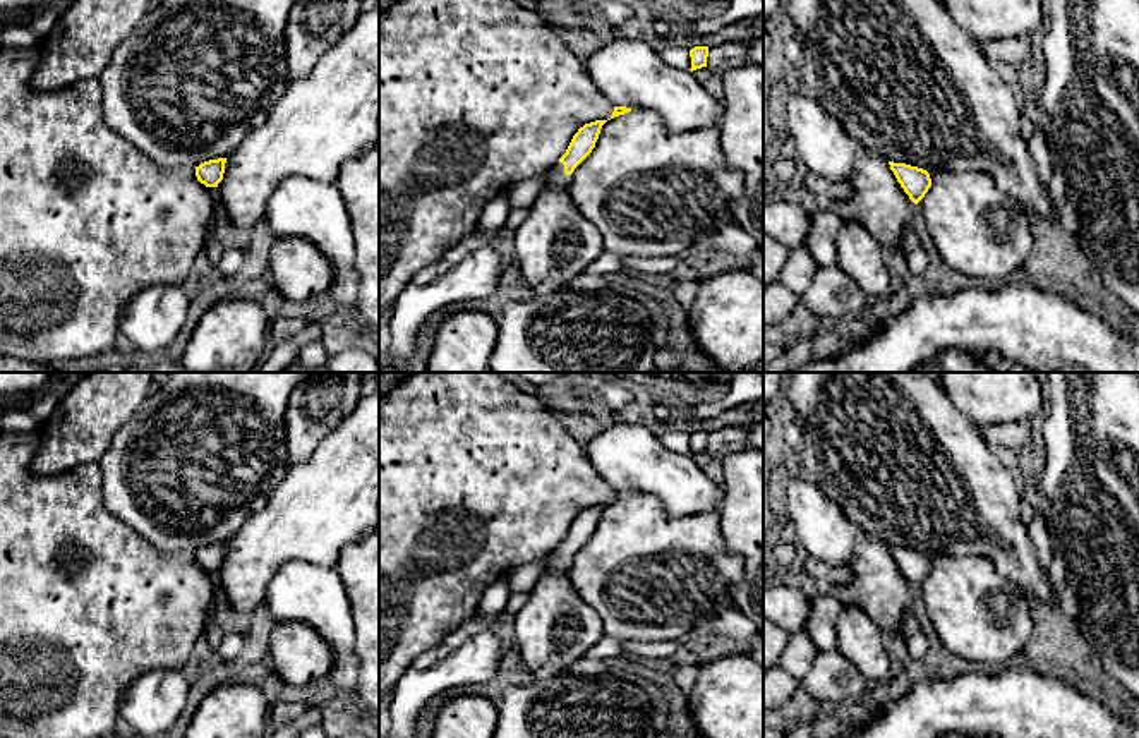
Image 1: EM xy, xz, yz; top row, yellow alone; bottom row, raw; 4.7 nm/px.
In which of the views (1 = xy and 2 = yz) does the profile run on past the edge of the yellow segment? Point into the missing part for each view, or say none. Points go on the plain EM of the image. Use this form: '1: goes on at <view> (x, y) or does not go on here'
1: does not go on here
2: does not go on here

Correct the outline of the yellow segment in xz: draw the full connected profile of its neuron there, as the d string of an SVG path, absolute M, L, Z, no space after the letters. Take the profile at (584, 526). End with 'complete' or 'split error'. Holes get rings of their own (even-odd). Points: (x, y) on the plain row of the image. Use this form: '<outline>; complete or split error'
M595 505L585 508L573 520L566 537L559 542L559 547L564 549L564 558L571 560L575 553L592 537L599 523L600 513L607 505Z; complete

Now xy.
M226 542L209 544L196 551L196 561L206 572L218 572L223 565Z; complete

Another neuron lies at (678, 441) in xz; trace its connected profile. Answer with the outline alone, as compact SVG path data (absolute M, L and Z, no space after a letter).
M684 431L666 433L659 439L671 451L676 451L676 453L681 453L681 455L690 455L691 453L690 434L684 433Z

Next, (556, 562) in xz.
M559 546L544 558L544 563L554 573L564 573L564 572L568 572L571 568L571 561L573 561L573 558L566 560L564 558L564 549L559 547Z

